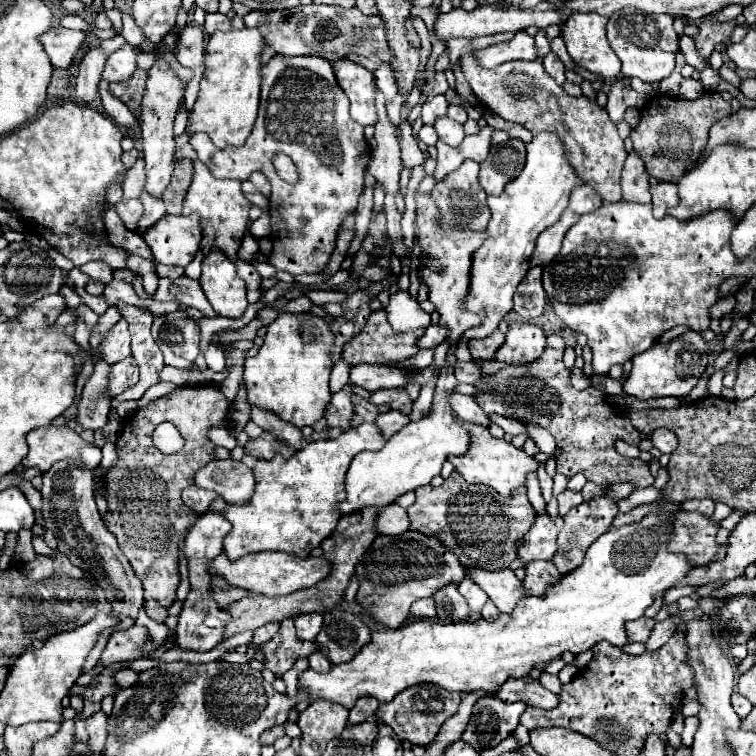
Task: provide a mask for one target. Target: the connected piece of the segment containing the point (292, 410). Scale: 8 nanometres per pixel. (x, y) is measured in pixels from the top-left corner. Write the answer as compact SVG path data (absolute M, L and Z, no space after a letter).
M283 313L279 315L269 327L267 327L267 335L265 341L259 349L259 353L255 357L247 357L245 359L245 375L243 375L243 383L247 389L247 403L251 407L263 409L263 411L271 411L275 413L279 419L303 429L307 425L313 425L317 419L323 417L325 407L331 399L331 391L329 391L329 375L331 375L331 357L329 351L333 347L333 333L329 331L329 321L315 317L311 313L301 313L301 315L293 315L293 313Z

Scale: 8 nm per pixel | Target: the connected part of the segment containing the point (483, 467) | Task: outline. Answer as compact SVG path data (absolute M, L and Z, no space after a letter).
M459 421L459 423L463 423L463 427L469 431L469 437L471 437L469 439L469 449L467 449L465 455L459 455L459 457L451 455L449 461L455 465L457 473L463 475L463 479L467 483L483 483L483 485L493 487L501 495L507 495L513 489L517 489L519 485L525 485L525 475L529 471L537 471L539 463L533 457L529 457L523 449L513 447L505 439L491 437L489 429L483 427L483 425L465 423L465 421Z

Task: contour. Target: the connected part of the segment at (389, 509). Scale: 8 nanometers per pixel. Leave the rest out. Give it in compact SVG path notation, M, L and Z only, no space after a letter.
M397 503L387 505L385 509L379 509L375 519L375 529L381 535L401 535L409 527L409 517L403 507Z

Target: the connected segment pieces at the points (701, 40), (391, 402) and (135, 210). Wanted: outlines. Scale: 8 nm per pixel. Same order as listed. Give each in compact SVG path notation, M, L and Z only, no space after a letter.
M707 17L703 23L699 23L699 31L693 35L693 41L695 41L695 47L697 47L697 53L703 61L709 59L709 55L713 53L715 45L717 43L723 43L723 41L729 41L733 29L735 29L735 21L715 21L713 17Z
M379 389L375 393L371 393L369 401L373 405L389 405L391 409L403 413L403 415L409 415L411 413L411 397L407 395L405 389Z
M121 199L117 205L115 205L115 211L117 215L121 217L123 225L129 229L129 231L135 231L141 215L143 215L143 205L139 199Z

